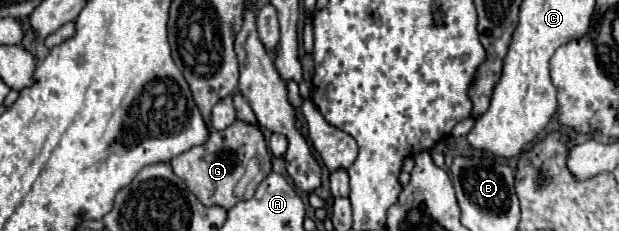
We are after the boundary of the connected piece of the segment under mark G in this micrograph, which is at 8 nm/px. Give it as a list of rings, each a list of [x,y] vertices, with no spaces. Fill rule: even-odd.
[[[240,119],[234,121],[228,129],[212,131],[204,145],[198,145],[198,147],[192,147],[192,149],[180,153],[178,157],[174,157],[170,161],[170,165],[172,165],[174,173],[188,185],[188,189],[198,197],[198,201],[202,205],[206,205],[206,207],[218,205],[226,211],[232,209],[232,205],[236,205],[240,201],[252,199],[260,181],[264,181],[264,177],[268,177],[268,173],[272,173],[270,153],[268,153],[262,131],[258,129],[256,123],[246,123]],[[250,159],[258,159],[260,171],[250,179],[244,193],[238,197],[236,187],[238,187],[240,179],[246,175],[246,167],[248,167]]]

